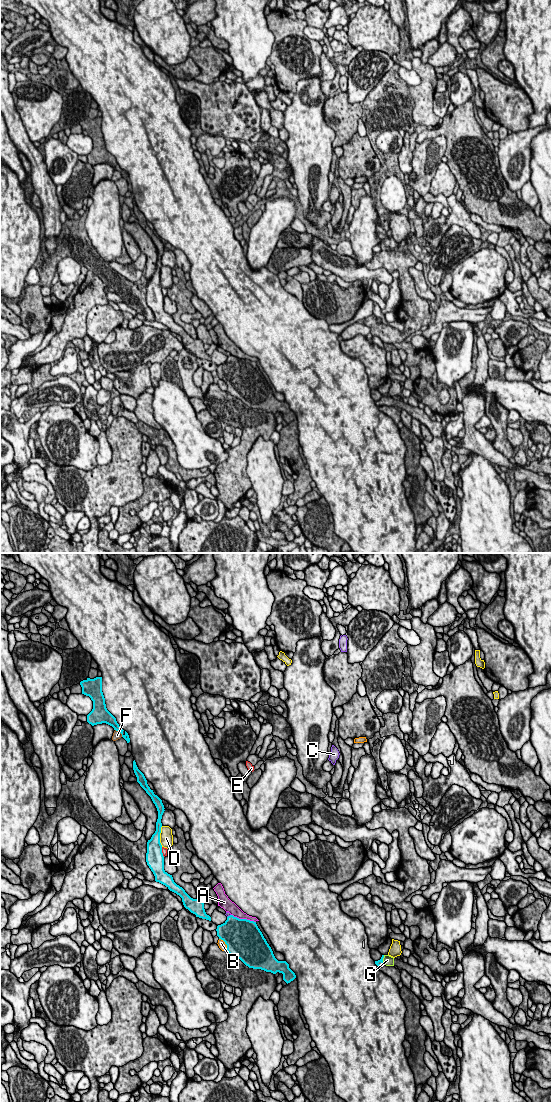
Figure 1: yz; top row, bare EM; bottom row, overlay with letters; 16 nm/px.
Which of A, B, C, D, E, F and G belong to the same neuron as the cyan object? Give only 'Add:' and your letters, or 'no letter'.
Add: G

